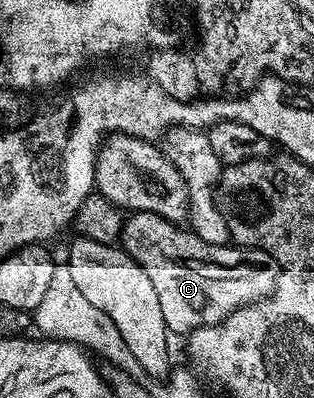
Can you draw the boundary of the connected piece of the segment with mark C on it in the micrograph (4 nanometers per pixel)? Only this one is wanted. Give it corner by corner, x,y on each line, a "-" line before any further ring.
154,212
129,213
124,220
119,245
123,253
130,255
144,269
146,276
150,276
150,284
154,284
154,292
158,292
164,319
173,335
187,336
193,330
226,320
226,316
238,308
261,302
276,291
276,284
282,277
280,265
265,250
249,250
235,244
206,244
206,240
193,234
191,229
155,215

